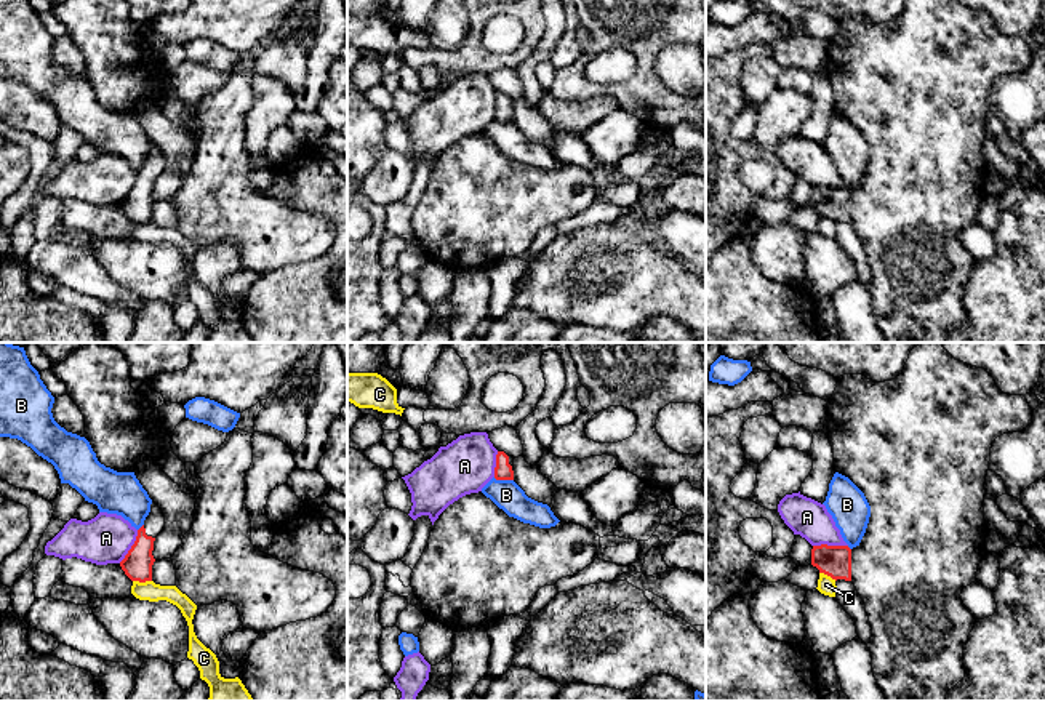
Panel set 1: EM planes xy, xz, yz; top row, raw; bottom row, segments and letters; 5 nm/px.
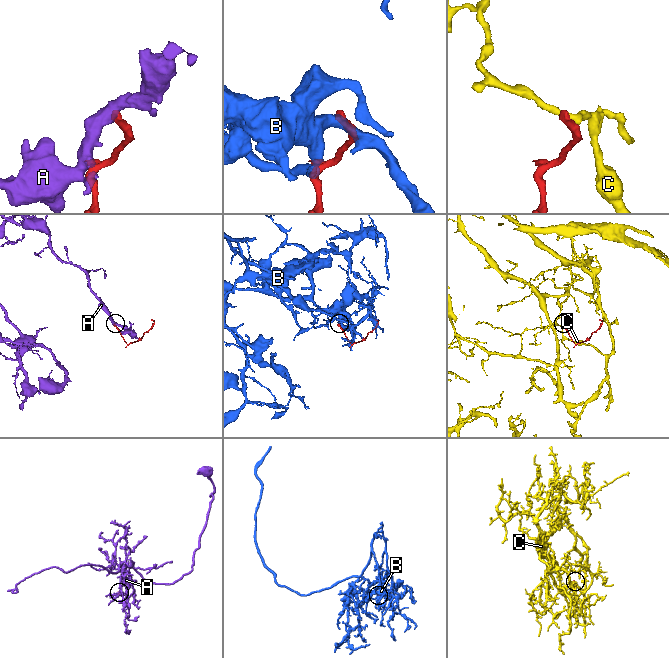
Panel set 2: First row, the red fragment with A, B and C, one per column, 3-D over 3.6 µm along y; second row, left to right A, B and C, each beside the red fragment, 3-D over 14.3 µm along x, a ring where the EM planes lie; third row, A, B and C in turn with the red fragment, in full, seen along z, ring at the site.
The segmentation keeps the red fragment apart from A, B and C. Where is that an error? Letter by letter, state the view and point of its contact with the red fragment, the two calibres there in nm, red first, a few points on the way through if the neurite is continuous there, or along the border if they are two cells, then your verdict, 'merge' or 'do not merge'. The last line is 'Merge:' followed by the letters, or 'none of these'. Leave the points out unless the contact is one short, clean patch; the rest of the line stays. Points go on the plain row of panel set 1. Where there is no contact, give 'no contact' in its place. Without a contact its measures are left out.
A: contact yz (829, 188); calibres 160 and 190 nm; border yz (847, 186), (813, 188); do not merge
B: contact xz (503, 120); calibres 90 and 150 nm; do not merge
C: contact xy (143, 223); calibres 150 and 100 nm; border xy (133, 221), (151, 223); do not merge
Merge: none of these

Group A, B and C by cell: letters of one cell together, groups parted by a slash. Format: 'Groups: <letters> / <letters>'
Groups: A / B / C

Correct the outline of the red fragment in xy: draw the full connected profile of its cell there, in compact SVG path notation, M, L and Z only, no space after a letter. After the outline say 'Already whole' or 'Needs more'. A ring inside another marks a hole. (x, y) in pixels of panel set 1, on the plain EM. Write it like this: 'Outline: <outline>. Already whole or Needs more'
Outline: M152 142L150 154L125 200L120 203L122 211L131 222L152 222L152 206L155 203L152 192L154 182L165 168L162 150Z. Needs more

